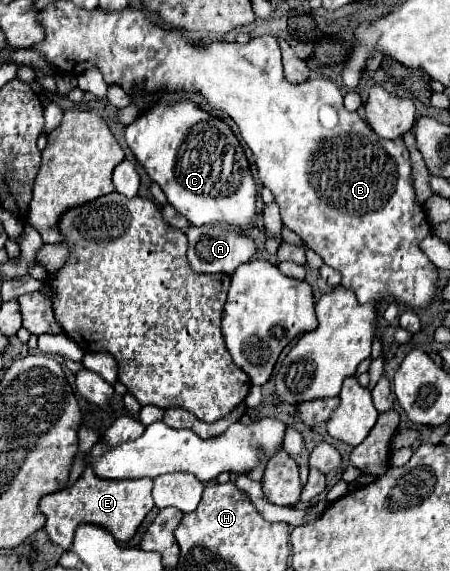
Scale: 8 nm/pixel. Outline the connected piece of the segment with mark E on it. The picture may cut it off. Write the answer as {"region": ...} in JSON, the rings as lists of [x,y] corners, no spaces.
{"region":[[[91,466],[85,468],[81,478],[65,490],[47,494],[39,500],[39,508],[45,514],[45,530],[49,538],[59,544],[63,550],[69,548],[73,540],[73,532],[79,524],[97,524],[101,528],[107,528],[117,542],[127,542],[143,522],[145,514],[153,508],[151,498],[153,480],[105,480],[99,478]]]}

